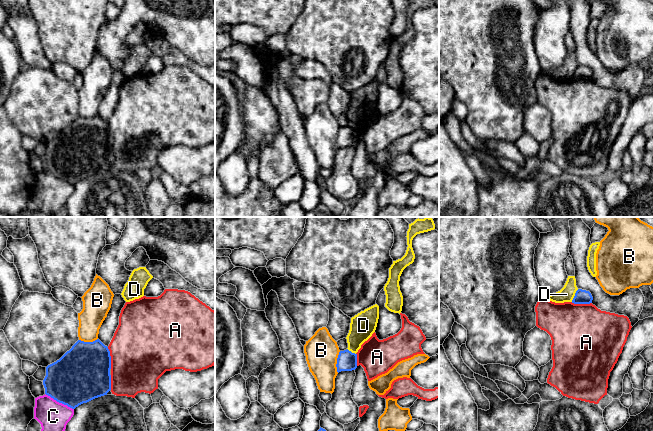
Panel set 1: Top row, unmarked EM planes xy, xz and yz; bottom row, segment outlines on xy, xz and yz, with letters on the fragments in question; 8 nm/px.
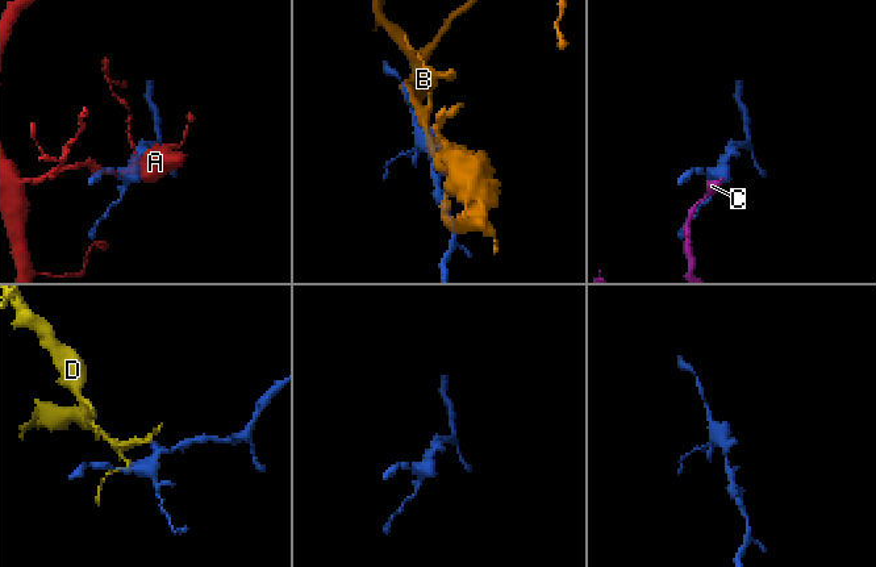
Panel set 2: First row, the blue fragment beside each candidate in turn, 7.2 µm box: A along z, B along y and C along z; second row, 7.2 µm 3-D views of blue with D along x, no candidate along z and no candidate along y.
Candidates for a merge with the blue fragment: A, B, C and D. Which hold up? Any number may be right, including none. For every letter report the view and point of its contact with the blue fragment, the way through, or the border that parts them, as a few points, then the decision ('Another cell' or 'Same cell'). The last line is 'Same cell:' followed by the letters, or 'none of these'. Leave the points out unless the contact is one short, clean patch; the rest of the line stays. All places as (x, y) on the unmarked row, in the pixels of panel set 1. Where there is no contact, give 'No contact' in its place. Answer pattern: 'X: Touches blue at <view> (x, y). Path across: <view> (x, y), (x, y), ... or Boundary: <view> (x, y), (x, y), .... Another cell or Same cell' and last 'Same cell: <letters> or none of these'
A: Touches blue at xy (110, 134). Another cell
B: Touches blue at xz (337, 138). Another cell
C: Touches blue at xy (59, 178). Another cell
D: Touches blue at yz (575, 71). Boundary: yz (578, 65), (571, 77). Another cell
Same cell: none of these

